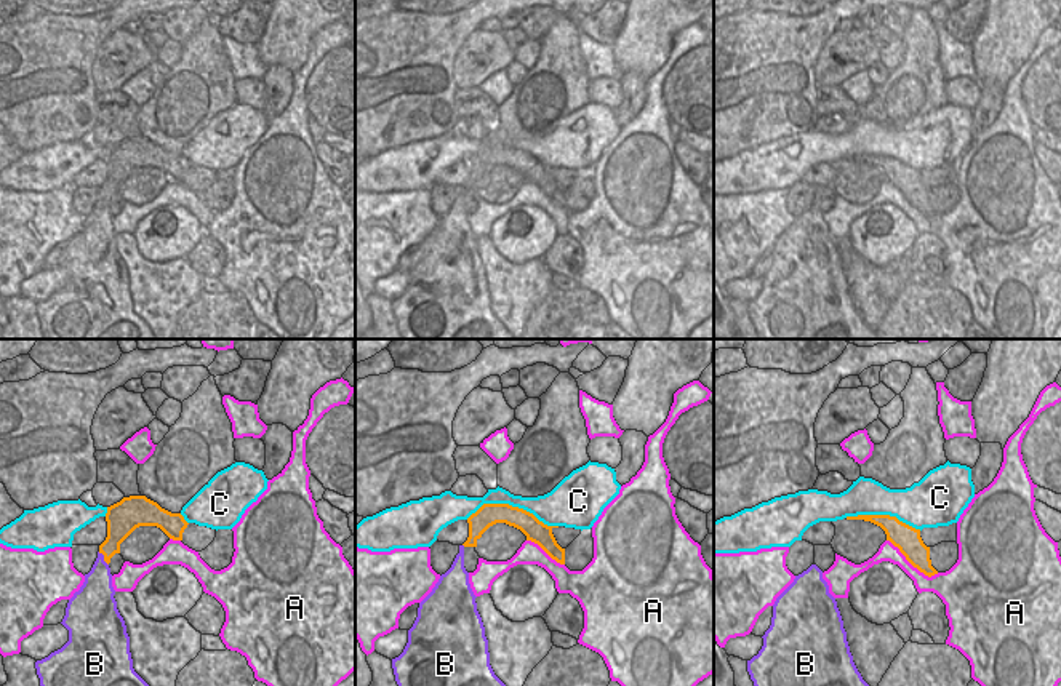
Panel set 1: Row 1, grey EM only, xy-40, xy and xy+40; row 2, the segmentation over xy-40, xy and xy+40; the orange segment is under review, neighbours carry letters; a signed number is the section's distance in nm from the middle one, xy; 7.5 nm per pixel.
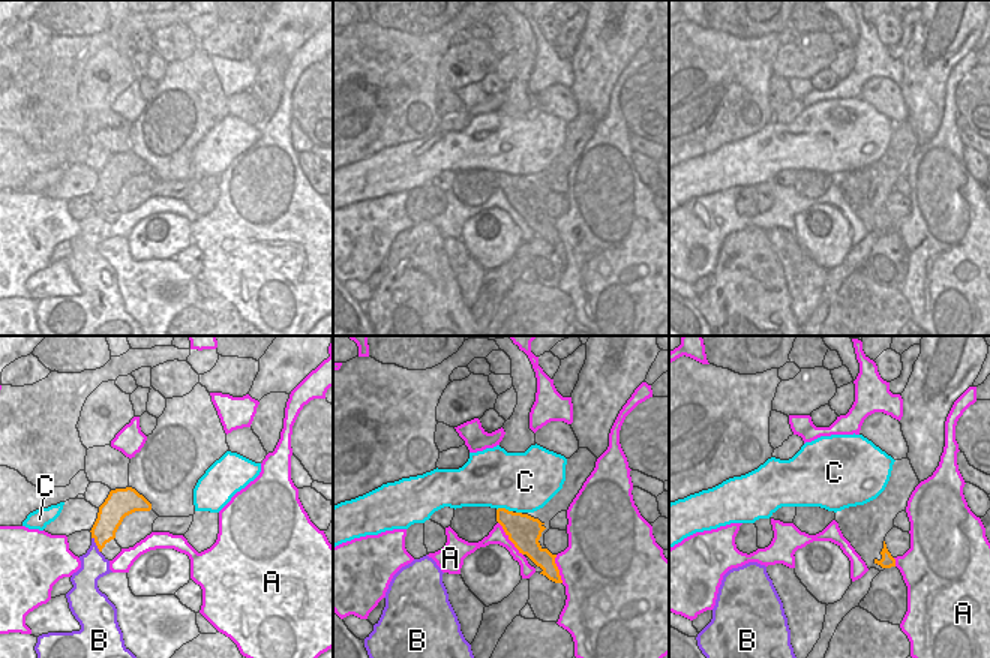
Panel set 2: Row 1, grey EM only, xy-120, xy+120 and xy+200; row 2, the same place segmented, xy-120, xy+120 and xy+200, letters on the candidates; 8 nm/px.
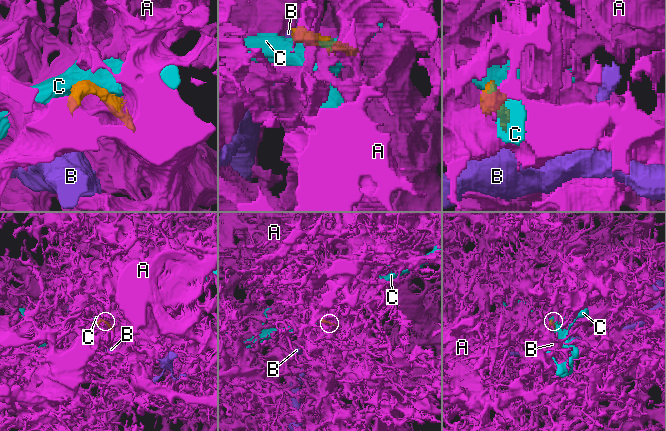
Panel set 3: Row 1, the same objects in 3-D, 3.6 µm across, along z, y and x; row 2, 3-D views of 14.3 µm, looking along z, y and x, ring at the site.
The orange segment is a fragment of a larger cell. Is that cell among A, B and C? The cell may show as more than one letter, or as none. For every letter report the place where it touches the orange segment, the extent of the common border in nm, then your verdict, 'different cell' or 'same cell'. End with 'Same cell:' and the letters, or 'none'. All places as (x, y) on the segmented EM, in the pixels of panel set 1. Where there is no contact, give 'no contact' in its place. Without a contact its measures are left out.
A: contact xy+40 (912, 565); length 480 nm; different cell
B: contact xy-40 (104, 558); length 130 nm; same cell
C: contact xy (511, 506); length 700 nm; different cell
Same cell: B

